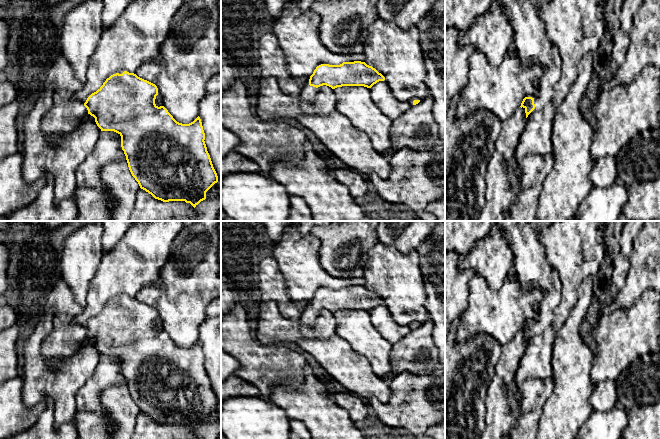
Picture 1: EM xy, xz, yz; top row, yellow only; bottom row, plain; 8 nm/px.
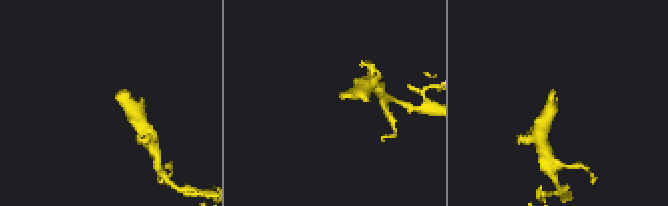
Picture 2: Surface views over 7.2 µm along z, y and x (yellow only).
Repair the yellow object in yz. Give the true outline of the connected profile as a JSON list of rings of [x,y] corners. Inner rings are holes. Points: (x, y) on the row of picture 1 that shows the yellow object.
[[[530,0],[494,1],[503,6],[515,30],[514,45],[521,59],[543,68],[535,97],[525,97],[520,106],[525,109],[527,118],[536,107],[541,108],[551,100],[554,88],[561,78],[561,57],[546,36],[539,9]]]

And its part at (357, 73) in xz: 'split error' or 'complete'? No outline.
split error

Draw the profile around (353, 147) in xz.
[[[335,111],[330,114],[304,114],[298,116],[297,121],[311,130],[315,136],[335,157],[347,165],[349,169],[368,176],[374,172],[381,179],[387,179],[391,173],[391,166],[387,156],[377,152],[368,135],[355,128],[343,114]]]

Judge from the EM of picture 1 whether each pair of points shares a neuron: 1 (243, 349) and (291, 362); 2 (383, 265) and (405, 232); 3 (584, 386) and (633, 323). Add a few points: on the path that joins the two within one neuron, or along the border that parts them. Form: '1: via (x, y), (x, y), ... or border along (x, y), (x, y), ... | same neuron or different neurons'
1: via (255, 357), (261, 362), (279, 362) | same neuron
2: border along (379, 241), (392, 245), (404, 253), (415, 251) | different neurons
3: border along (595, 354), (592, 360), (592, 383), (594, 385) | different neurons

